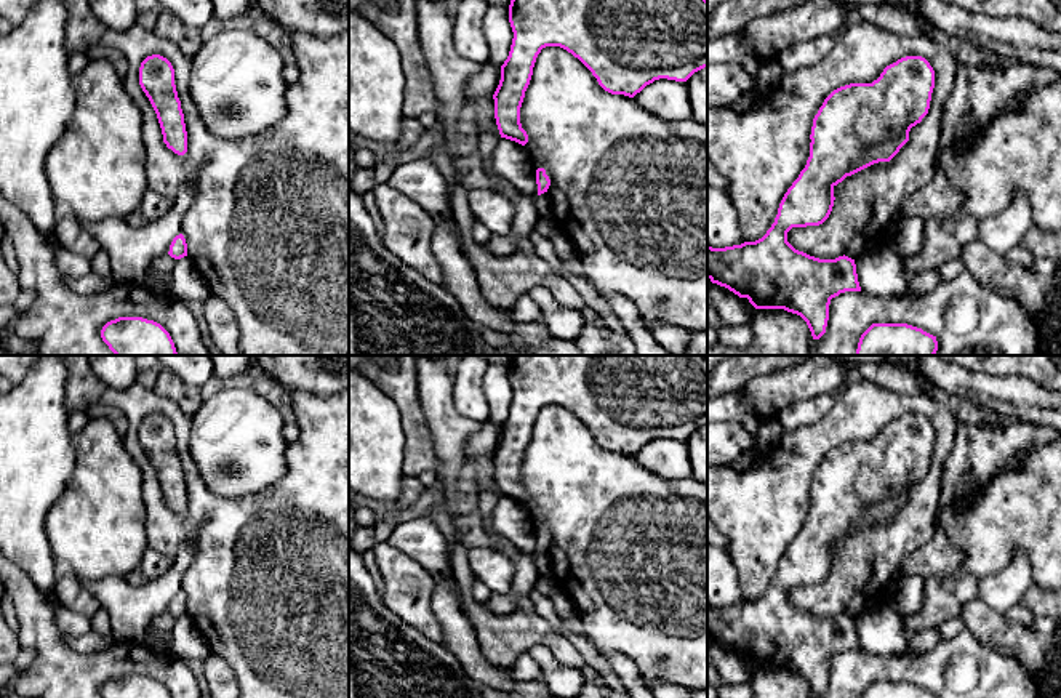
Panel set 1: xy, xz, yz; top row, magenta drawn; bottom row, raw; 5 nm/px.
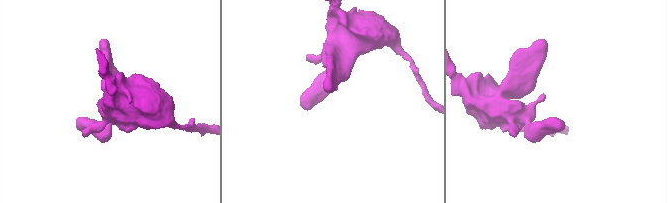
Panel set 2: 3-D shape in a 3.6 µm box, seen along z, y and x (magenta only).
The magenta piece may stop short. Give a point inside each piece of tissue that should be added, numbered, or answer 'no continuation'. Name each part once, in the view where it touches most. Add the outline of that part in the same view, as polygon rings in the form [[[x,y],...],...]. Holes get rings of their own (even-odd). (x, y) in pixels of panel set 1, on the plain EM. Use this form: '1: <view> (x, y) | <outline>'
no continuation

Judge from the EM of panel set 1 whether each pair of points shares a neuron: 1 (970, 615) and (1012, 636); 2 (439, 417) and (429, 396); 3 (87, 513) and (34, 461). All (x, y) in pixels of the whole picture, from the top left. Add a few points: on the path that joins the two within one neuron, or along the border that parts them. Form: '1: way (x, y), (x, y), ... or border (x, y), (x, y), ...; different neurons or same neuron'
1: way (980, 618), (1002, 634); same neuron
2: way (439, 412), (434, 401); same neuron
3: border (76, 453), (71, 479), (50, 508), (45, 522); different neurons

